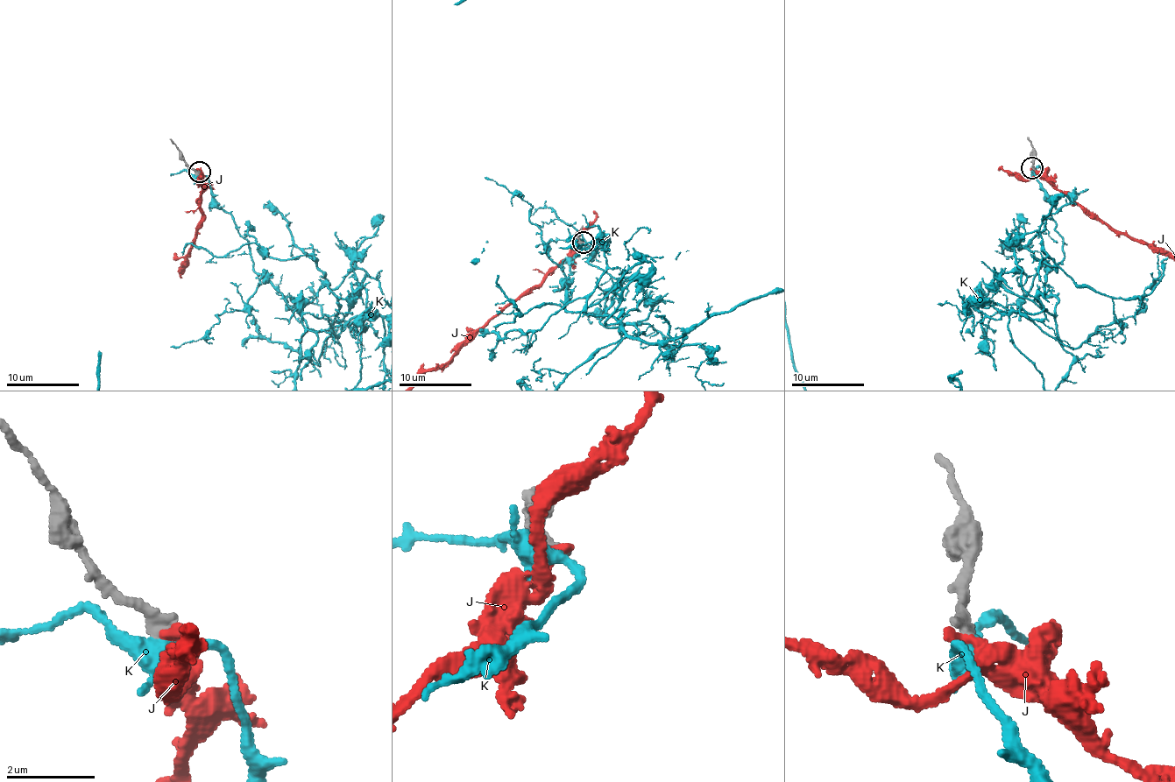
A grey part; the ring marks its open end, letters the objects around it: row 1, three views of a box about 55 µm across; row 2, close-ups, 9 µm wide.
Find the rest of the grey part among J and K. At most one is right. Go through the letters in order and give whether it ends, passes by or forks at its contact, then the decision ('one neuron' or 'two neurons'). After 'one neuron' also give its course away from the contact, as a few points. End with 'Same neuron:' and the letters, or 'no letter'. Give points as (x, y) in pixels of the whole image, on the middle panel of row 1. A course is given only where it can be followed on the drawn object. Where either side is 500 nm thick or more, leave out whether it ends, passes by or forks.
J: it passes by | two neurons
K: it forks | two neurons
Same neuron: no letter

